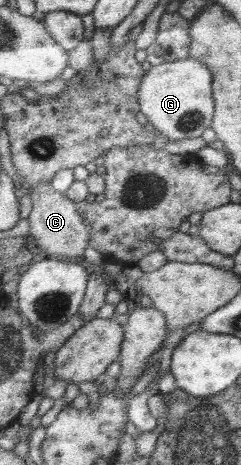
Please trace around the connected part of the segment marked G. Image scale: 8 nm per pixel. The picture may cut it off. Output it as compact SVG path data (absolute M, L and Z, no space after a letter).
M185 58L153 66L144 75L139 86L141 112L157 132L171 140L198 138L204 130L213 125L215 96L213 95L214 76L203 61Z

